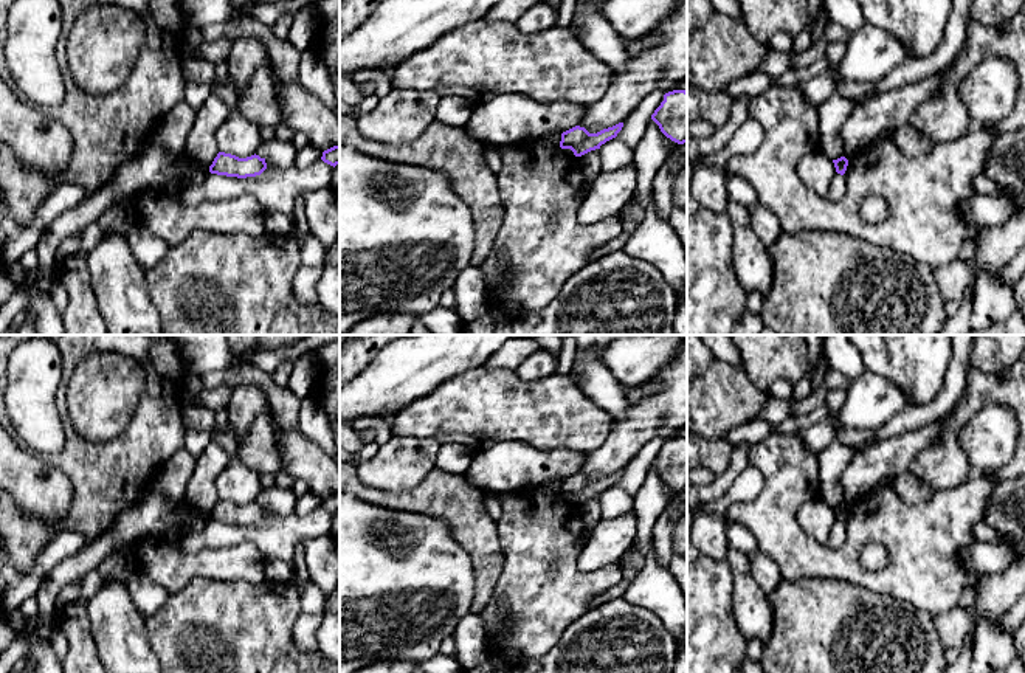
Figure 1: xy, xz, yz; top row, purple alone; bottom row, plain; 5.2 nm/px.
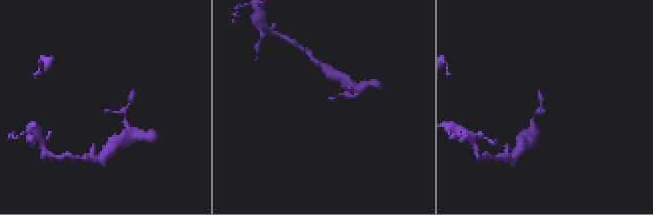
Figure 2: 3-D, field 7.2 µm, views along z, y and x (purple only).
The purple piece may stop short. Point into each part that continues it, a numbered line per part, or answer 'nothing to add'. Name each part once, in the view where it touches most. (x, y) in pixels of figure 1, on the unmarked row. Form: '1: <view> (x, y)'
nothing to add

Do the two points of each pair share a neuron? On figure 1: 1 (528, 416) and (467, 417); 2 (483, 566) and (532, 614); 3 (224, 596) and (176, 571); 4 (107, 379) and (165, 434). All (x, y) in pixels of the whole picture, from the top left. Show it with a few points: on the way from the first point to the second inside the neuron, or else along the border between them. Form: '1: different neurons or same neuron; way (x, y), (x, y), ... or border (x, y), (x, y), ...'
1: same neuron; way (512, 416), (483, 416)
2: different neurons; border (501, 545), (503, 569), (495, 594), (479, 613)
3: different neurons; border (227, 580), (193, 577), (182, 588), (169, 594)
4: different neurons; border (144, 371), (138, 407), (131, 422), (115, 436)

